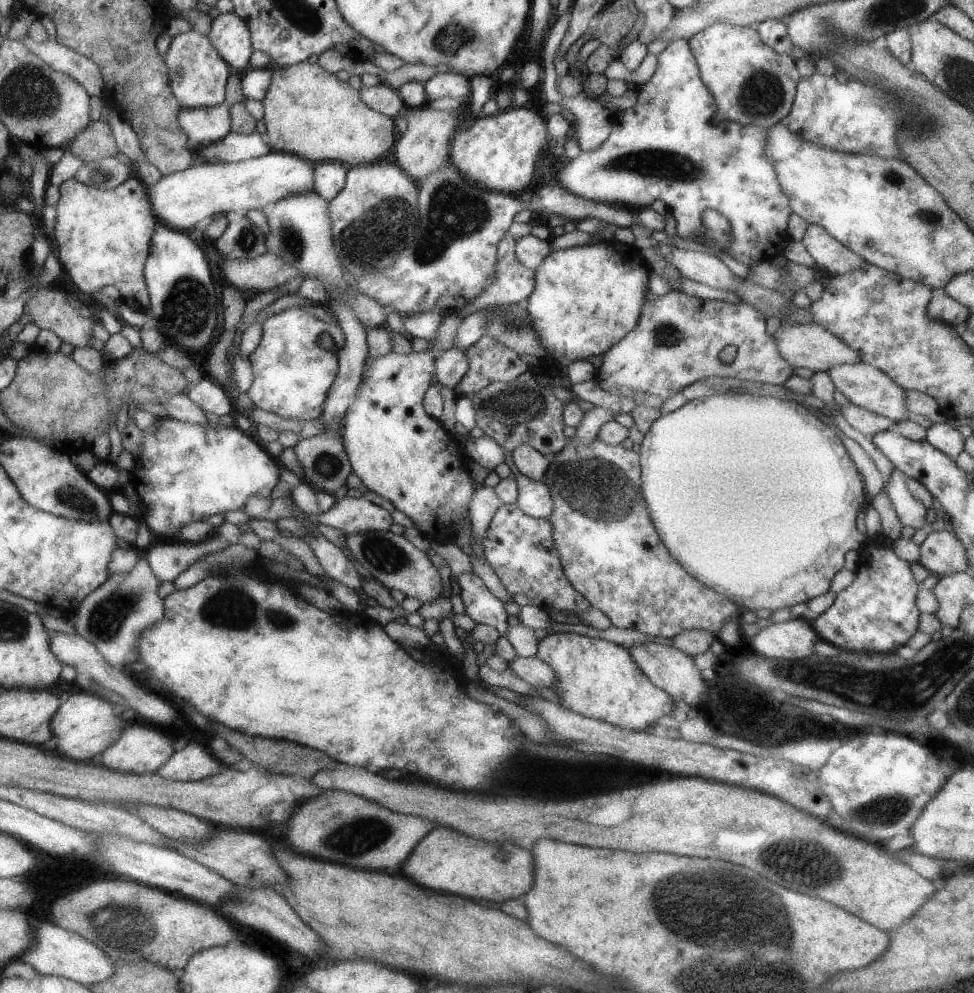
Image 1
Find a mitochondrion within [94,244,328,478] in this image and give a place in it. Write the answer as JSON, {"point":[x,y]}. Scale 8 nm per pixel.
{"point":[188,309]}

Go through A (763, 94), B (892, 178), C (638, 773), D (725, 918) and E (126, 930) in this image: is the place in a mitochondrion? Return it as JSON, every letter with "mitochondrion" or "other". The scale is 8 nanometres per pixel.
{"A":"mitochondrion","B":"mitochondrion","C":"other","D":"mitochondrion","E":"mitochondrion"}

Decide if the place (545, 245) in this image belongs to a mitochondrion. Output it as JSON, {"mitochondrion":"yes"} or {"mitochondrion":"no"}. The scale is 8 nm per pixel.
{"mitochondrion":"no"}

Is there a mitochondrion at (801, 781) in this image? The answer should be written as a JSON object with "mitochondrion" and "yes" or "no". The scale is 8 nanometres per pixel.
{"mitochondrion":"no"}

